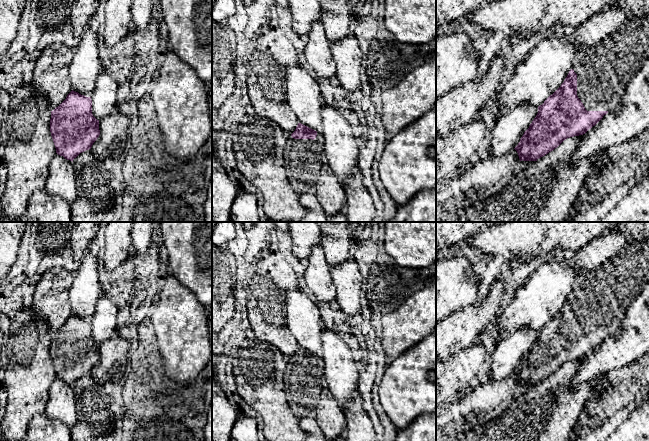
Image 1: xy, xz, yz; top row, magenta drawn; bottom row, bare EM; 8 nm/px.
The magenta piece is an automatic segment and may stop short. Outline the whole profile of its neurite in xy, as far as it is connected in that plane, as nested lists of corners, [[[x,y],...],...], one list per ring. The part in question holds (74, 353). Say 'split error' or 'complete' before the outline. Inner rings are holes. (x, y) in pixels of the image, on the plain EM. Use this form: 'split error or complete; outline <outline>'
complete; outline [[[71,315],[66,323],[51,335],[50,356],[56,377],[73,384],[91,373],[100,359],[99,344],[92,338],[91,321]]]

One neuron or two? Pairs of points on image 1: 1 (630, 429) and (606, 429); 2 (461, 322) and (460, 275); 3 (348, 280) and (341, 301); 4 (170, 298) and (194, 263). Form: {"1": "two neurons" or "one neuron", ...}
{"1": "two neurons", "2": "two neurons", "3": "one neuron", "4": "two neurons"}

